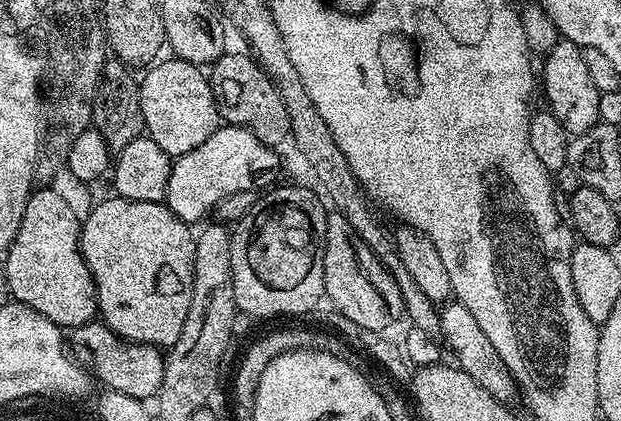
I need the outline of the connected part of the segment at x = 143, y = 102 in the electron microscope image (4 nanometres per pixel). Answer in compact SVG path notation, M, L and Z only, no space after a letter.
M179 58L171 59L161 59L155 66L149 67L145 71L149 72L145 74L144 80L142 76L139 85L140 109L147 135L151 136L154 142L158 142L158 146L162 146L162 150L166 150L168 156L175 158L194 150L194 146L202 146L202 142L206 142L206 138L210 138L210 134L214 134L214 130L221 127L222 121L216 108L209 77L205 73L203 76L200 73L203 71L197 65Z

